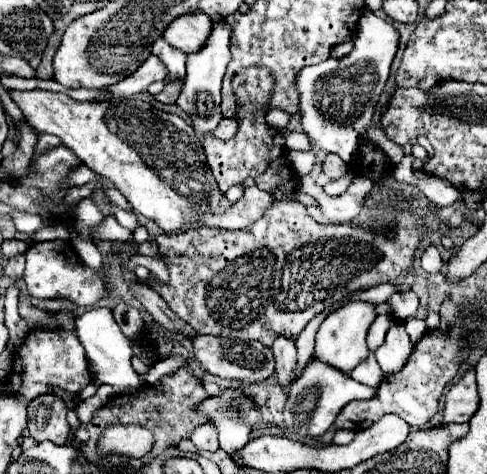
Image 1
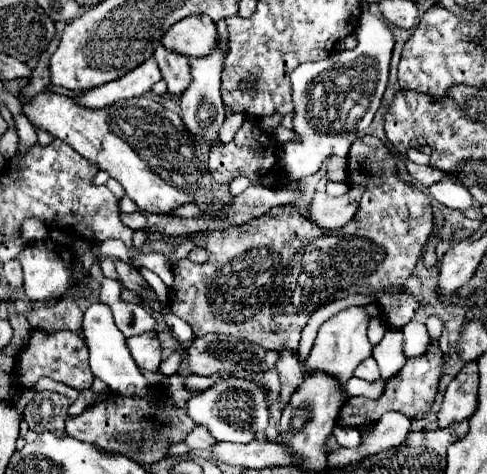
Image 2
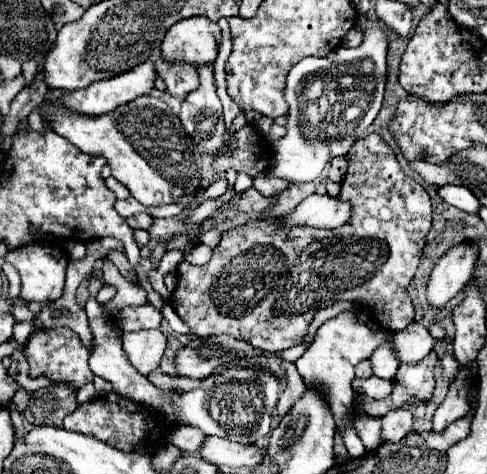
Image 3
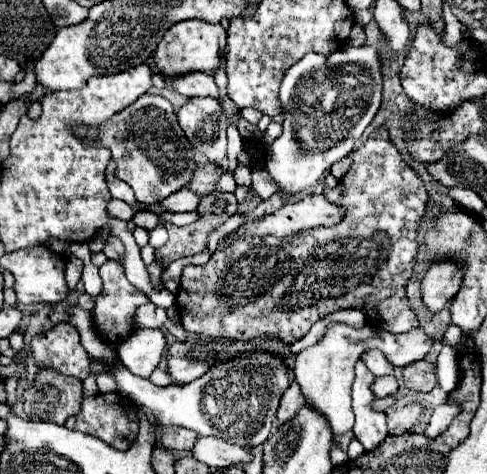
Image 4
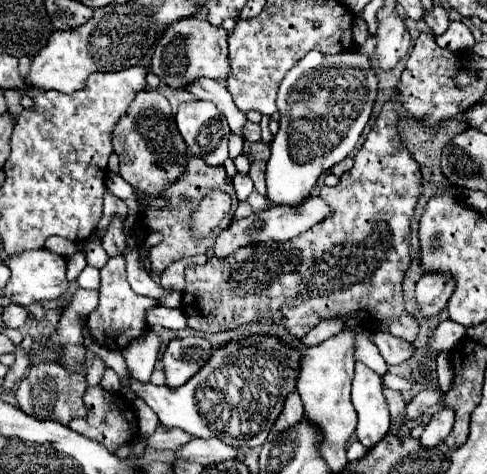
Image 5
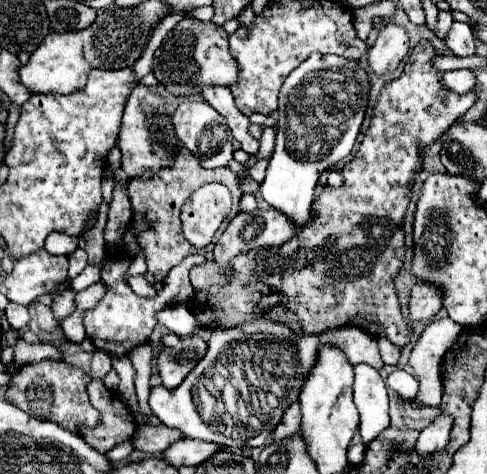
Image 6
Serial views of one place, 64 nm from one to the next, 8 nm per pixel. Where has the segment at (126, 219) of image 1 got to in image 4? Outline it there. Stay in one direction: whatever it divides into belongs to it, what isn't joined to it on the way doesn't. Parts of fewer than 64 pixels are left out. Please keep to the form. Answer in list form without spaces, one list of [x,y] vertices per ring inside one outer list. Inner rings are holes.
[[[138,212],[134,218],[132,218],[132,222],[136,224],[136,226],[140,226],[140,228],[144,228],[144,230],[154,230],[156,226],[158,226],[158,214],[154,214],[154,212]]]

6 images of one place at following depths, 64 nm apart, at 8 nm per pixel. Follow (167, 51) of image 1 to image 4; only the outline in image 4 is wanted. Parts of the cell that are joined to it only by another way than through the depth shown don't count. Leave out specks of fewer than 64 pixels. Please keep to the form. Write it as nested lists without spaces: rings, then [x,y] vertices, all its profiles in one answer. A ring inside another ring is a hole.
[[[192,72],[192,76],[180,76],[180,80],[168,80],[166,82],[182,96],[192,98],[192,96],[214,96],[218,98],[218,88],[216,82],[210,74],[204,72]]]

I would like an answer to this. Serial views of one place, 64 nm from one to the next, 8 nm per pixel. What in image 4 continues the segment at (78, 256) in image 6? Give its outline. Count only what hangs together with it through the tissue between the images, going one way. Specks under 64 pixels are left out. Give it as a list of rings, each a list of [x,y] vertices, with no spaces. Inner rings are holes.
[[[74,256],[68,258],[68,262],[66,262],[66,284],[68,284],[68,292],[72,292],[78,286],[80,276],[82,276],[82,268],[84,268],[82,260],[78,260]]]

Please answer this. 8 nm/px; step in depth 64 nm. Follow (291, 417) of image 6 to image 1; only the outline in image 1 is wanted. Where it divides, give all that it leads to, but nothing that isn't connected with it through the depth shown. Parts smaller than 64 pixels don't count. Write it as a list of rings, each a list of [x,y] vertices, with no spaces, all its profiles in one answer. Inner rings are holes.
[[[278,336],[278,340],[272,344],[272,352],[276,358],[276,374],[282,390],[288,390],[292,384],[292,374],[296,370],[296,346],[286,336]]]

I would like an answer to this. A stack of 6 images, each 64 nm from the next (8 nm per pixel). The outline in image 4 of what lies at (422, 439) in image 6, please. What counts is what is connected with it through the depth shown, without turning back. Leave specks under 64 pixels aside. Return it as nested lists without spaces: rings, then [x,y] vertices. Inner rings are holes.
[[[452,400],[440,404],[440,406],[434,410],[434,414],[432,414],[432,418],[430,418],[430,424],[428,424],[428,428],[426,428],[424,434],[426,434],[428,438],[440,436],[440,434],[450,426],[450,422],[458,416],[460,410],[462,410],[462,406],[460,406],[458,402],[452,402]]]

